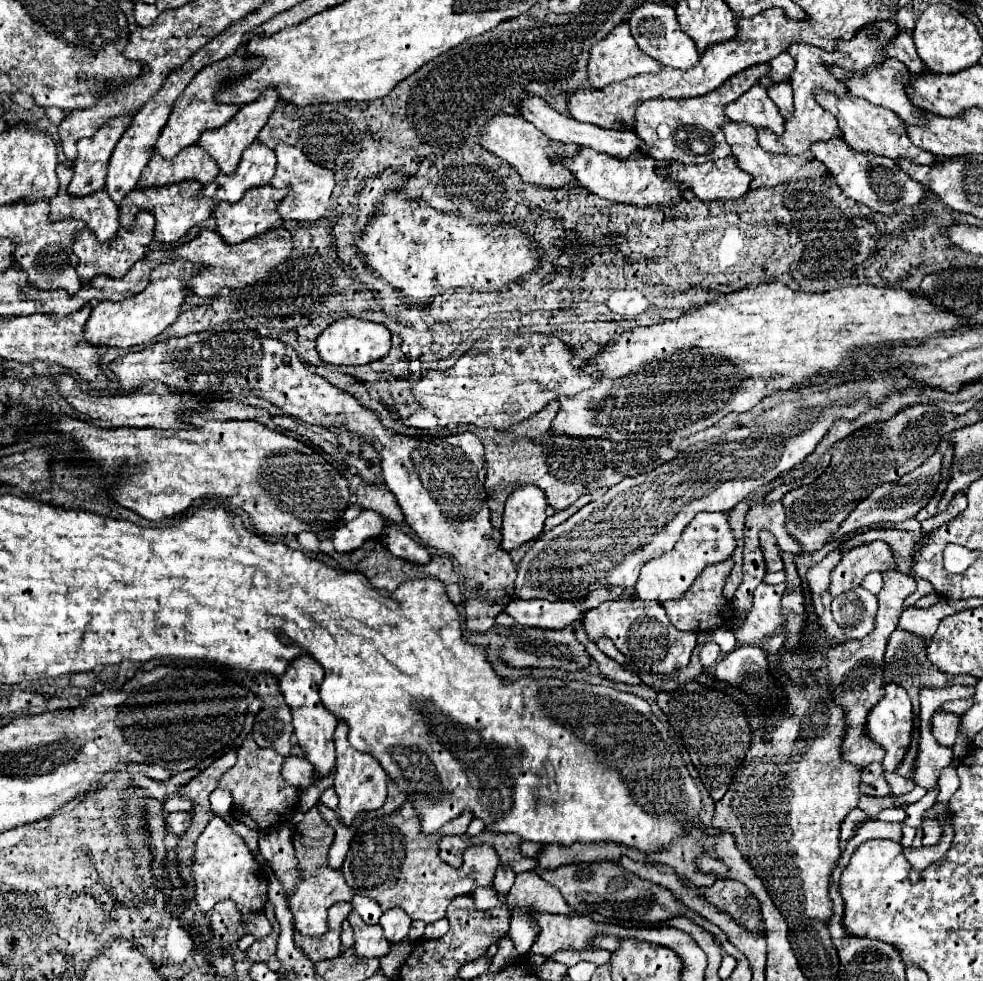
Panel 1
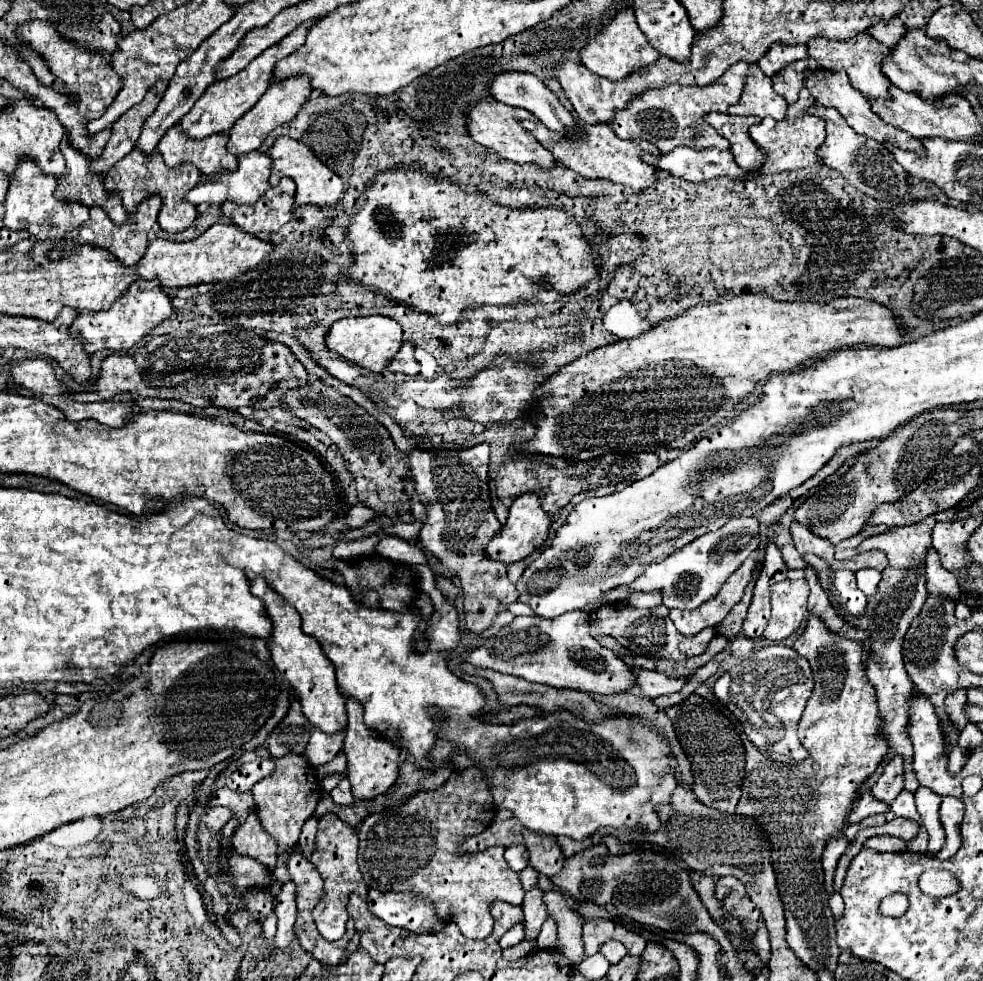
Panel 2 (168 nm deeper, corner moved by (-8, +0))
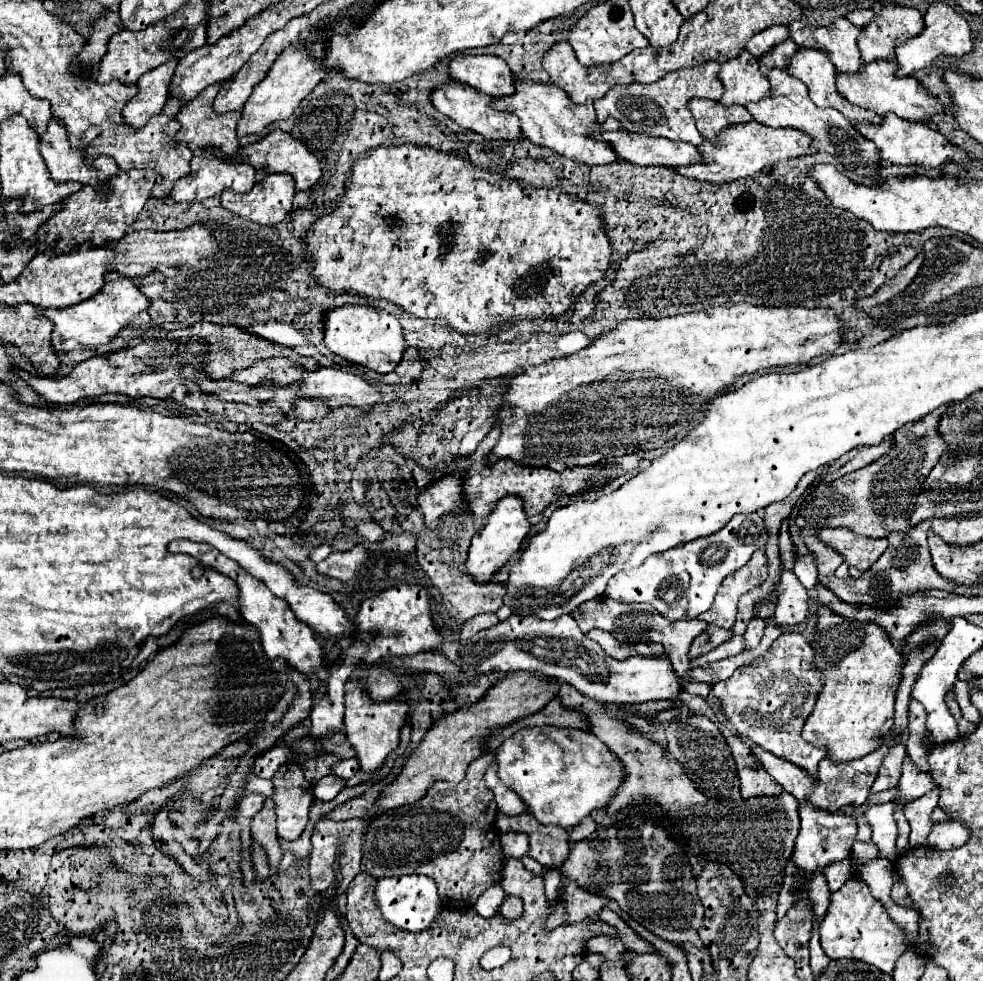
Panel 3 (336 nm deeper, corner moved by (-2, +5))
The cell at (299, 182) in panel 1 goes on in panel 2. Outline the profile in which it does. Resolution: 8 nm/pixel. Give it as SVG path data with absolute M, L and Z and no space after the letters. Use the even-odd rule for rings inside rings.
M282 136L274 142L270 154L268 154L274 164L272 164L272 174L270 174L270 184L276 186L280 184L282 178L292 178L296 182L296 204L298 206L304 206L304 204L314 204L318 208L326 208L326 206L332 206L338 202L338 198L342 196L342 190L344 190L344 184L342 184L342 178L338 174L334 174L328 166L324 166L316 156L314 152L304 146L302 142L298 140L292 140L288 136Z

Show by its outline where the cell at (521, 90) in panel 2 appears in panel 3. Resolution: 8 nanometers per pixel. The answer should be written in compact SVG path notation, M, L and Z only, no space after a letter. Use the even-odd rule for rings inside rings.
M456 55L448 63L448 73L452 79L468 83L490 97L514 93L512 71L508 69L506 61L494 55Z

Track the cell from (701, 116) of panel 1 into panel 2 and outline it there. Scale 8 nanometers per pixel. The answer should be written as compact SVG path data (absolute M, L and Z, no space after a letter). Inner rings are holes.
M736 62L732 68L726 70L724 78L710 86L678 86L672 84L660 90L648 90L642 96L636 96L624 110L616 112L612 120L614 132L624 140L648 140L652 142L662 154L678 148L688 146L692 150L706 150L706 148L720 148L728 150L728 140L704 122L706 112L726 112L728 106L740 100L744 90L744 78L748 76L748 62Z

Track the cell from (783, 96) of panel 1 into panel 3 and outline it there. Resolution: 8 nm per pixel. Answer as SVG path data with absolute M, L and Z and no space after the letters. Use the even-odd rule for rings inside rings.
M788 37L786 41L778 43L776 47L772 47L768 53L764 53L764 55L758 59L760 71L762 71L764 75L768 75L768 71L774 69L774 67L784 69L796 51L798 51L798 45L794 45L794 41Z

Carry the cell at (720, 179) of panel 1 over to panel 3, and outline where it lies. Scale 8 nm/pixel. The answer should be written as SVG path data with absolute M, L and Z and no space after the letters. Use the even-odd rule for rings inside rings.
M604 131L598 133L598 137L602 137L602 141L608 141L618 157L636 165L680 167L700 161L696 147L684 141L646 137L630 131Z

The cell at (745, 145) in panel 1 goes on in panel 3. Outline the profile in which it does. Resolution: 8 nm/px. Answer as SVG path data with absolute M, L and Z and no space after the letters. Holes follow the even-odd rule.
M702 97L692 99L688 103L688 109L696 119L696 127L710 141L714 141L714 137L732 123L752 121L752 115L746 111L746 107L740 107L740 105L726 107L718 101L710 101L710 99L702 99Z

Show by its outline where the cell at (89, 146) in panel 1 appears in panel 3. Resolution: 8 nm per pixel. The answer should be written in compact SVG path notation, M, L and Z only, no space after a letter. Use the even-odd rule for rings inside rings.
M170 59L138 79L138 95L124 107L124 121L128 125L142 127L150 117L162 113L162 105L168 99L168 83L176 71L176 65L178 61Z

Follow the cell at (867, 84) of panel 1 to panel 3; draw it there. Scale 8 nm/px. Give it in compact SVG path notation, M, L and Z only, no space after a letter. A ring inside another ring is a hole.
M840 17L838 21L834 21L834 25L828 27L810 27L804 21L792 21L788 25L788 31L800 47L822 49L838 71L854 73L862 67L856 43L860 29L844 17Z

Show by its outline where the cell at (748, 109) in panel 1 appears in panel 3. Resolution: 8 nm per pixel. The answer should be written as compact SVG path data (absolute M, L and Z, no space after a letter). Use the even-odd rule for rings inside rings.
M746 49L738 57L720 63L720 81L724 85L722 105L748 105L770 93L768 79L758 69L758 59Z

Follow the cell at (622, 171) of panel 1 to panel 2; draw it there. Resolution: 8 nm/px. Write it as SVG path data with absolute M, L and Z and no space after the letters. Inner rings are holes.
M536 124L534 126L534 136L546 150L552 150L552 154L558 162L566 164L570 170L582 174L584 178L610 180L610 182L616 182L616 184L624 184L624 186L632 188L634 192L646 190L648 186L652 186L658 180L656 178L656 168L642 162L640 144L618 138L608 124L594 124L594 126L584 124L582 132L574 134L576 138L564 138L562 134L556 134L556 132L548 130L544 124Z

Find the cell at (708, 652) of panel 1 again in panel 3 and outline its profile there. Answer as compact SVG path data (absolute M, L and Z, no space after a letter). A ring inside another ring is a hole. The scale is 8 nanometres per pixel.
M754 617L748 627L746 627L746 633L744 633L744 641L746 641L746 649L752 649L760 643L762 635L764 635L764 627L766 627L766 619L762 617Z

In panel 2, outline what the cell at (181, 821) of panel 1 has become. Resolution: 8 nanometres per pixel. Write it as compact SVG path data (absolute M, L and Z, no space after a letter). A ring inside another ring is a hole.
M206 808L204 816L202 816L202 824L206 824L208 830L218 832L230 818L232 818L232 814L226 808Z

